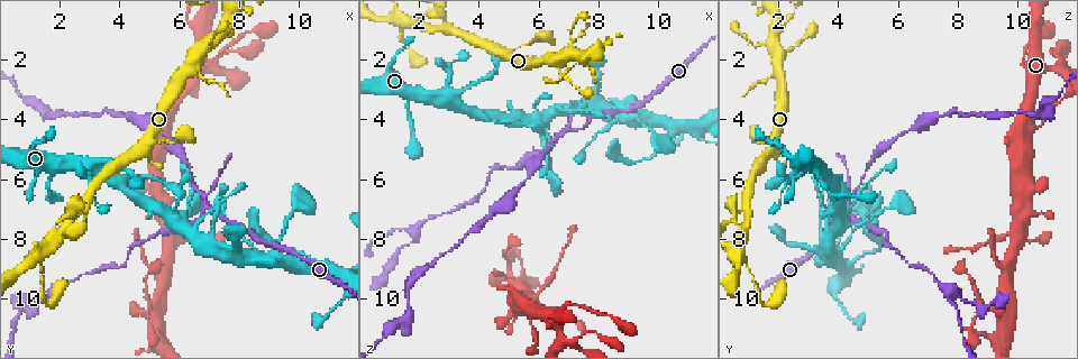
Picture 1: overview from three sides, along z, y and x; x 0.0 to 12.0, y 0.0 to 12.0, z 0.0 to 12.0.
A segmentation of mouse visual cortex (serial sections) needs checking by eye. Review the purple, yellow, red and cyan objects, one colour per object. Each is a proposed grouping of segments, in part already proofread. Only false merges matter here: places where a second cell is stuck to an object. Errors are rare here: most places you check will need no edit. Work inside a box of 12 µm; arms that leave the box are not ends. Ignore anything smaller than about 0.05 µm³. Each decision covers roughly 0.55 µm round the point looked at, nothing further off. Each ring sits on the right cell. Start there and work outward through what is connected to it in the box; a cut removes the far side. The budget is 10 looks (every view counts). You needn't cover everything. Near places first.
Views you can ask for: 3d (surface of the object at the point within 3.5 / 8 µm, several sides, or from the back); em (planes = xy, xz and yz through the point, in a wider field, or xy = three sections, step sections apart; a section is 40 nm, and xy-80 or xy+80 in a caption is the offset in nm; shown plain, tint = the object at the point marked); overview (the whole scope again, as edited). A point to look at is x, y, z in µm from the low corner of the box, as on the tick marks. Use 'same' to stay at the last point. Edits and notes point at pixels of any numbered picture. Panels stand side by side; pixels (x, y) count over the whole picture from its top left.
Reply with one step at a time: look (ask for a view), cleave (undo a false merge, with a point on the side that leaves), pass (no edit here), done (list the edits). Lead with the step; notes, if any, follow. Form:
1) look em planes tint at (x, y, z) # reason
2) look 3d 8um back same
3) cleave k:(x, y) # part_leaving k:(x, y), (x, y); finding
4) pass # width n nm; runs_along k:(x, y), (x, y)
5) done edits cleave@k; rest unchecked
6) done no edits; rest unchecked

look 3d 3.5um at (7.0, 7.0, 4.1) # side arm on a straight run

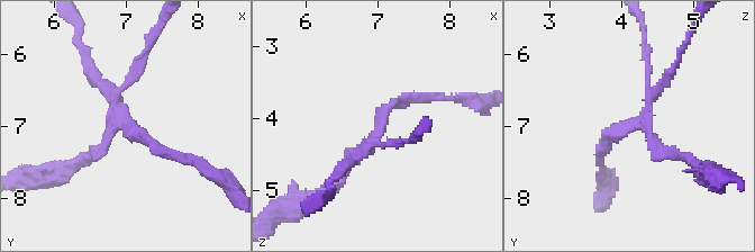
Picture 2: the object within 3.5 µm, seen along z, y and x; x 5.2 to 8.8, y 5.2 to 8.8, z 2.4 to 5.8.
look em xy step 1 tint at (7.05, 7.00, 4.15) # now the EM

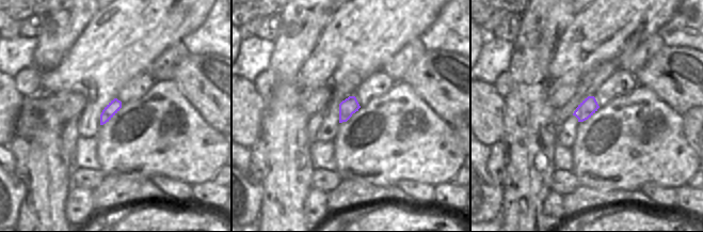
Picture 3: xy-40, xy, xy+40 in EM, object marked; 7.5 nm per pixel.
cleave 2:(142, 62) # part_leaving 2:(114, 128), (103, 149), (48, 172); two cells meet here

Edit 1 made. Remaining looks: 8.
look overview

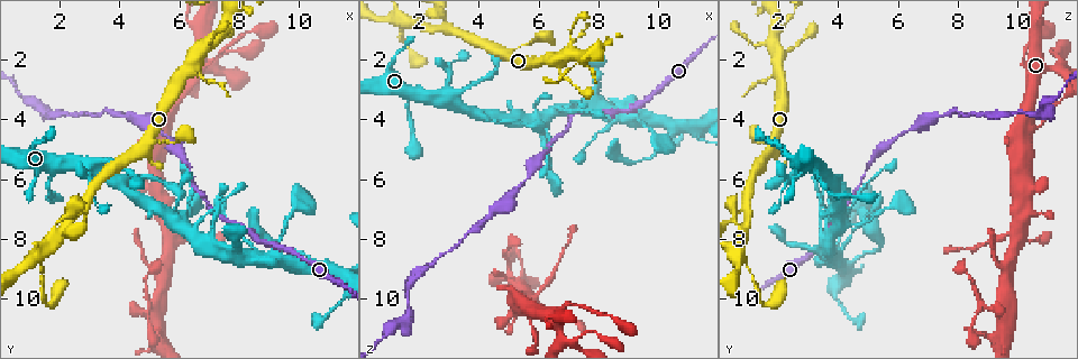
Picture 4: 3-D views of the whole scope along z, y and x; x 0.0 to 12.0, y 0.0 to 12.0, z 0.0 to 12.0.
look em xy step 5 tint at (2.8, 6.9, 0.9) # calibre changes

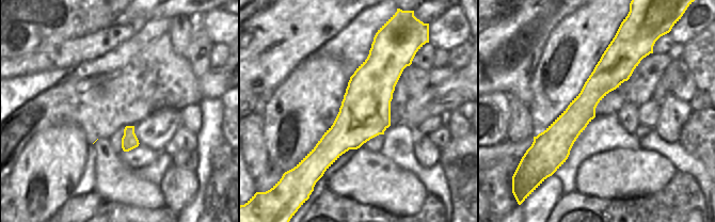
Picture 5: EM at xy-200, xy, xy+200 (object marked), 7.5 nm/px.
look 3d 3.5um same

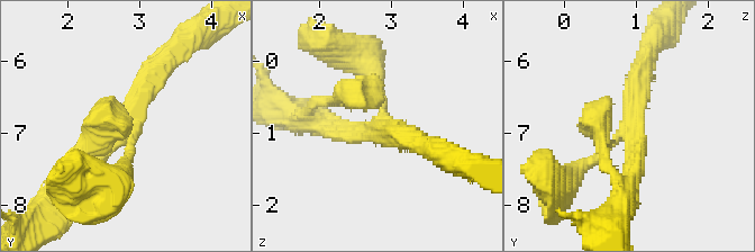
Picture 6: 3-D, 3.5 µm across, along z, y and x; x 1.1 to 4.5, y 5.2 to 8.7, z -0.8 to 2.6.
pass # all the same cell

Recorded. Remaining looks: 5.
look 3d 8um at (1.6, 3.9, 10.7) # abrupt turn

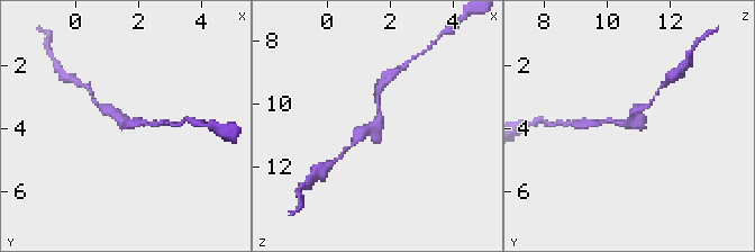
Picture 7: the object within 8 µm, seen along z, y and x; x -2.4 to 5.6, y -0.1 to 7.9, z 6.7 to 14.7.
look 3d 3.5um at (1.6, 3.8, 10.7) # zoom in

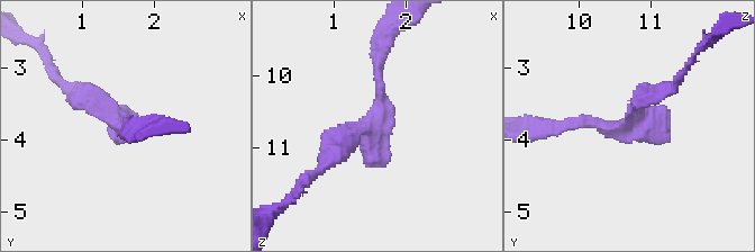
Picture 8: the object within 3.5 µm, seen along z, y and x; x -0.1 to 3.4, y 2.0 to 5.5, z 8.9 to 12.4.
look em xy step 3 tint at (1.70, 3.90, 10.65) # shape alone is not enough

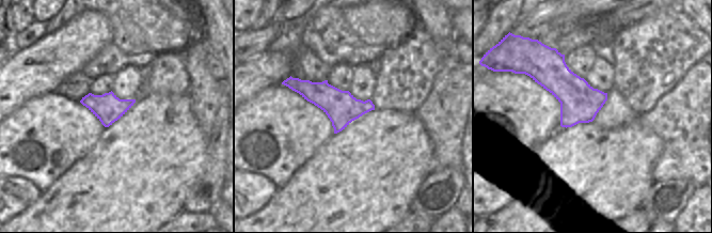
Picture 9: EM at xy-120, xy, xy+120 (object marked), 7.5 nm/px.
pass # runs_along 9:(291, 80), (341, 107), (372, 107); continuous, no second cell

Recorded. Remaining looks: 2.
done edits cleave@2; rest unchecked

